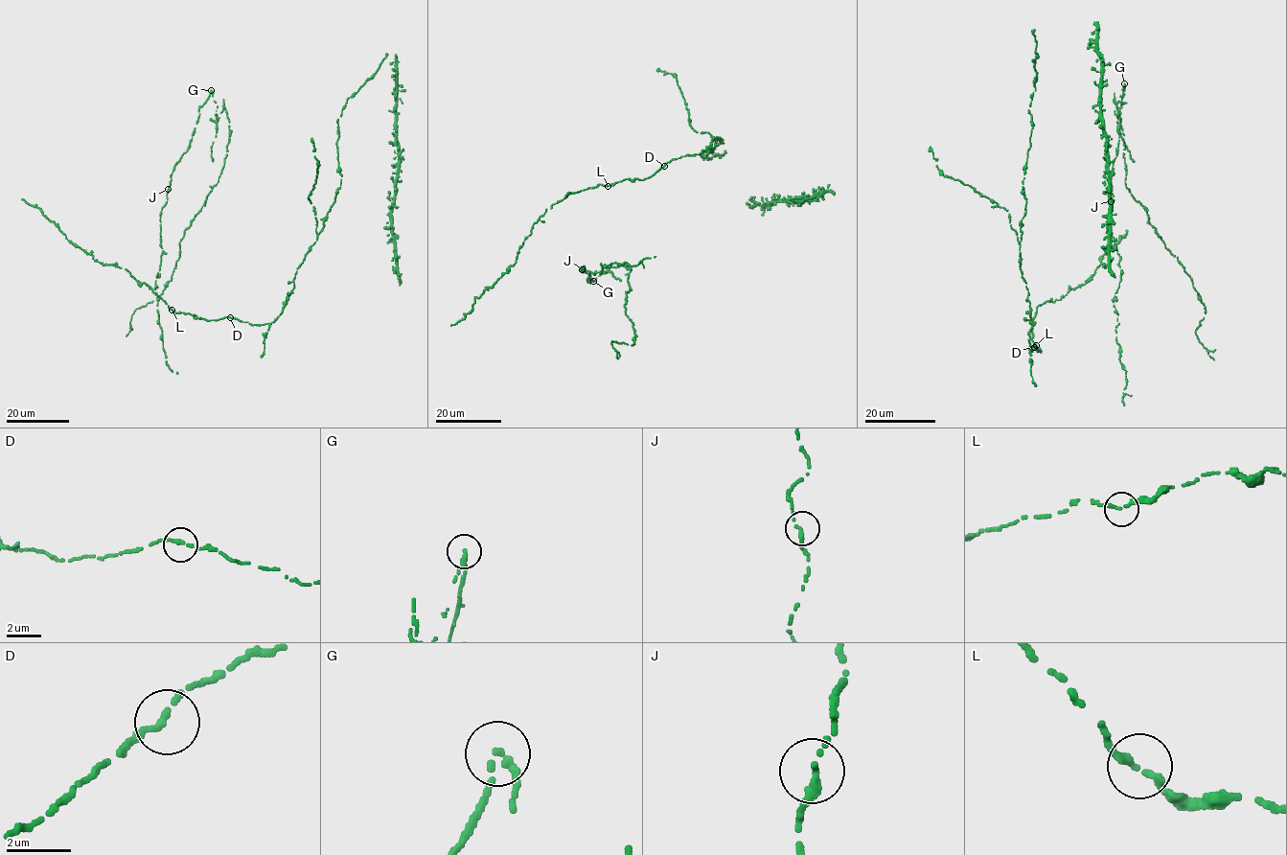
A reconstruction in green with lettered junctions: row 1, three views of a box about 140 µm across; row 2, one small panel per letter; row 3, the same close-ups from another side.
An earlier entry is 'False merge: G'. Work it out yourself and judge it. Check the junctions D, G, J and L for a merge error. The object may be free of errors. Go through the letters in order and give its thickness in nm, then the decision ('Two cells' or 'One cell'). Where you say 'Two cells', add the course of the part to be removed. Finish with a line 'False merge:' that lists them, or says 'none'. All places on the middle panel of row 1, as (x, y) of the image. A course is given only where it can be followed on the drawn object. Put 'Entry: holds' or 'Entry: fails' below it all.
D: Thickness 200 nm. One cell
G: Thickness 200 nm. Two cells. Course of the part to remove: (593, 281), (610, 266), (625, 265), (632, 269), (624, 306), (636, 335), (632, 345), (611, 341), (616, 358)
J: Thickness 200 nm. One cell
L: Thickness 220 nm. One cell
False merge: G
Entry: holds

